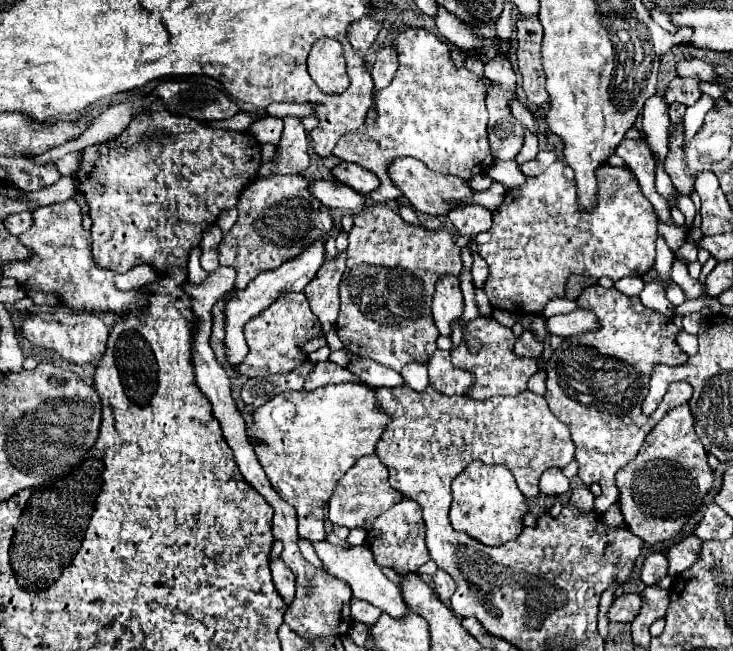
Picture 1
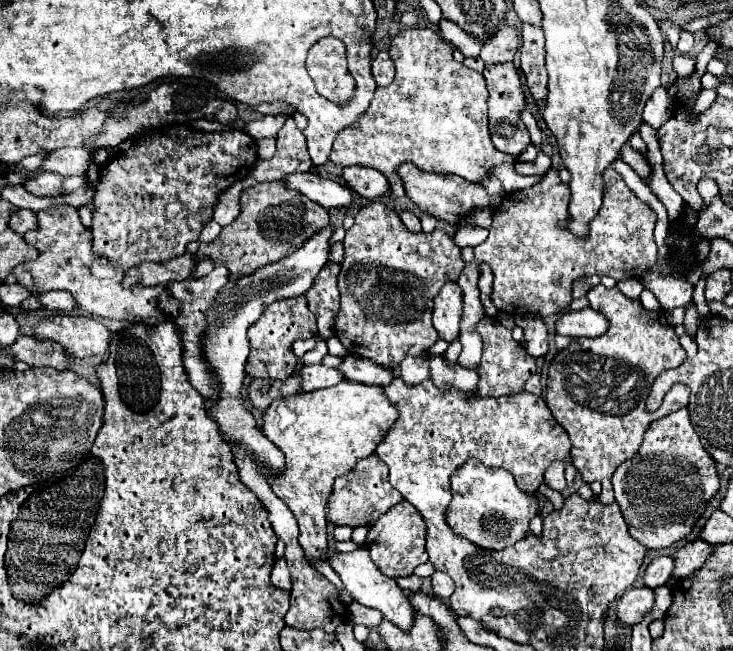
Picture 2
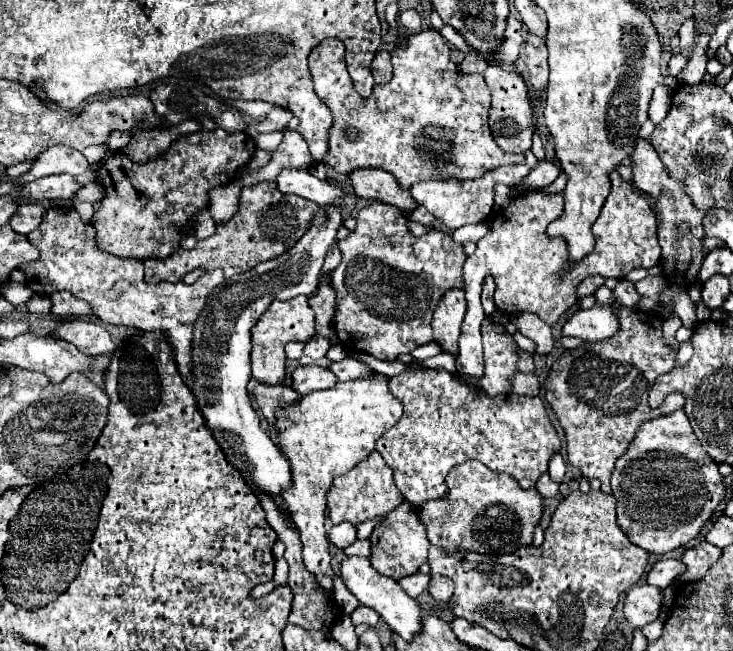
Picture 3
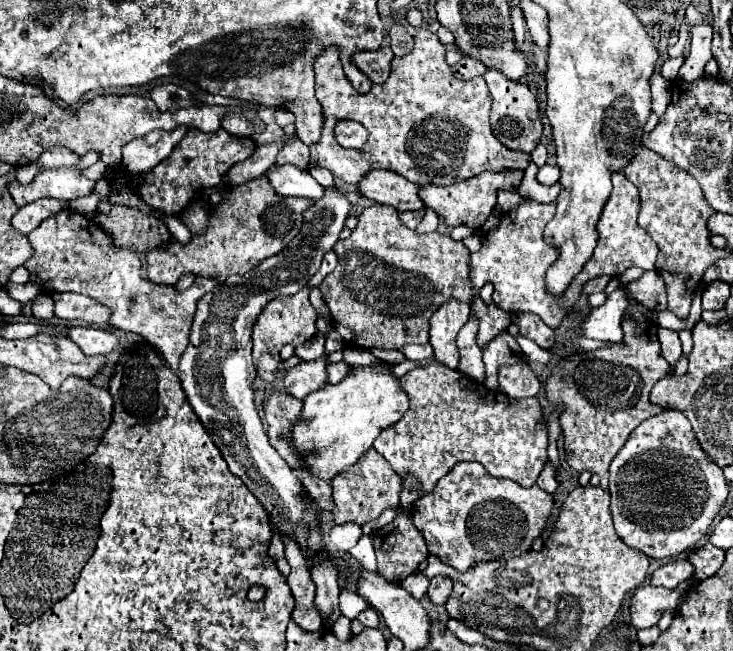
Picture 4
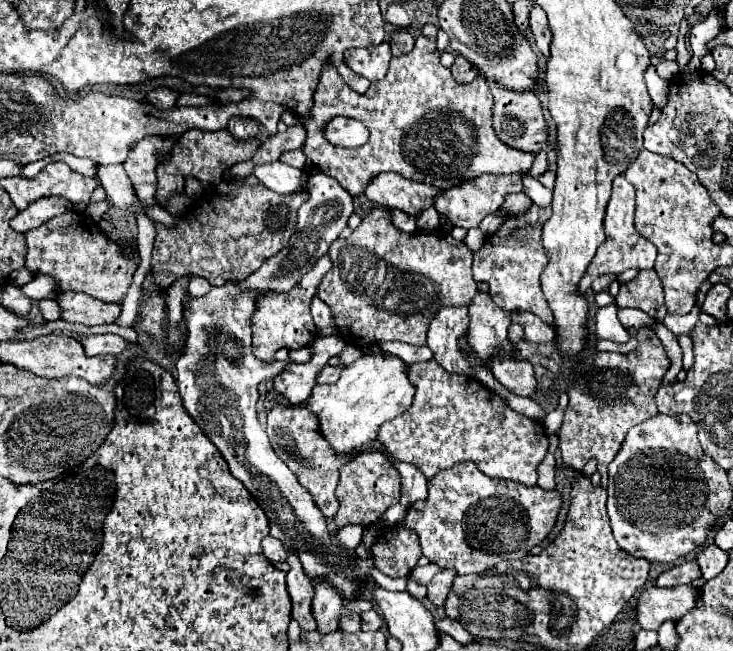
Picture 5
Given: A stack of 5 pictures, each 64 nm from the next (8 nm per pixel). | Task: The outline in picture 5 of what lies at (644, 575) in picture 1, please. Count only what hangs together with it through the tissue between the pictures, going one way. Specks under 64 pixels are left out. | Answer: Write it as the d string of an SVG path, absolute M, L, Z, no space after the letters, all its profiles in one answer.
M686 560L682 564L676 564L668 570L664 570L658 580L656 586L680 586L680 584L690 584L696 578L700 578L700 568L694 560Z

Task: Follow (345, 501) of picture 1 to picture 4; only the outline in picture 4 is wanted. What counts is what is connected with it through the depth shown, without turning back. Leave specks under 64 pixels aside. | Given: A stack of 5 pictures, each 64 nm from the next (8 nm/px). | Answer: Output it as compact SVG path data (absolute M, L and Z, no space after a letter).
M370 448L362 460L358 460L352 468L340 472L340 476L334 476L332 480L332 516L336 524L354 522L354 524L366 524L374 518L378 518L384 510L392 508L396 510L400 506L400 490L402 482L392 470L392 466L374 450Z

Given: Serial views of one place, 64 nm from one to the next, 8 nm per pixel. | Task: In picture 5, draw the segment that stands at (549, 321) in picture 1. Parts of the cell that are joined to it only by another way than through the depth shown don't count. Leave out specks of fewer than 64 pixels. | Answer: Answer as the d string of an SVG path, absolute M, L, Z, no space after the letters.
M618 304L604 306L594 316L594 336L612 340L612 342L628 342L628 330L618 320Z

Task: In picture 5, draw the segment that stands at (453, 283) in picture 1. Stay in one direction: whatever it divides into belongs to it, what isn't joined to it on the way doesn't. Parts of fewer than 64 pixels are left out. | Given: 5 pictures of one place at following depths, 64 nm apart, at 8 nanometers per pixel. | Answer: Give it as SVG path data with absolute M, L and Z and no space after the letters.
M442 308L428 328L428 348L434 352L434 360L442 364L444 370L466 374L468 360L462 358L458 348L458 338L468 330L468 308Z

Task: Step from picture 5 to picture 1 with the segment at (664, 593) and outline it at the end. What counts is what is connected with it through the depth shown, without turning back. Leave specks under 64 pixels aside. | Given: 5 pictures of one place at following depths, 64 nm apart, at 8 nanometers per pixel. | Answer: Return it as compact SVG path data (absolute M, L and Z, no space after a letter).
M628 592L620 594L614 598L610 610L608 610L608 620L610 622L632 622L636 618L636 612L640 610L642 596Z

